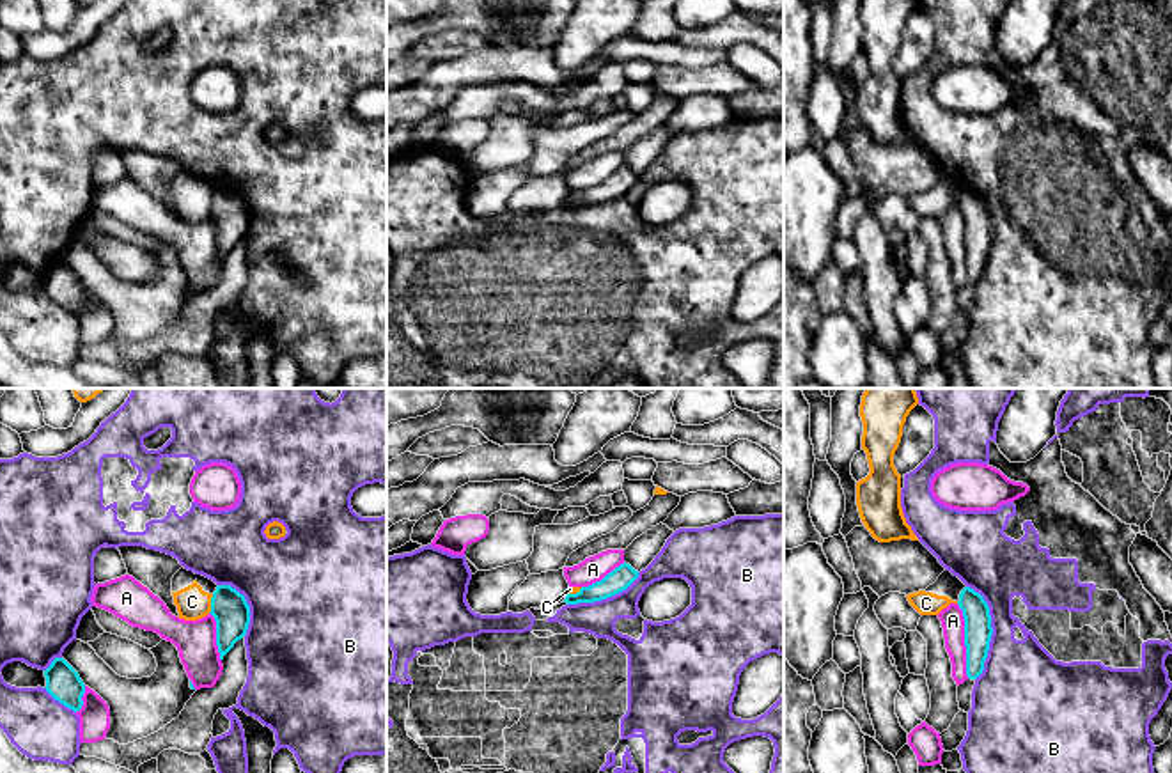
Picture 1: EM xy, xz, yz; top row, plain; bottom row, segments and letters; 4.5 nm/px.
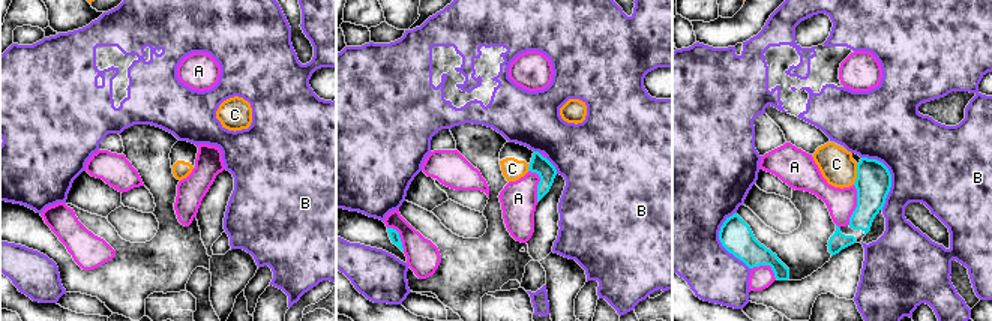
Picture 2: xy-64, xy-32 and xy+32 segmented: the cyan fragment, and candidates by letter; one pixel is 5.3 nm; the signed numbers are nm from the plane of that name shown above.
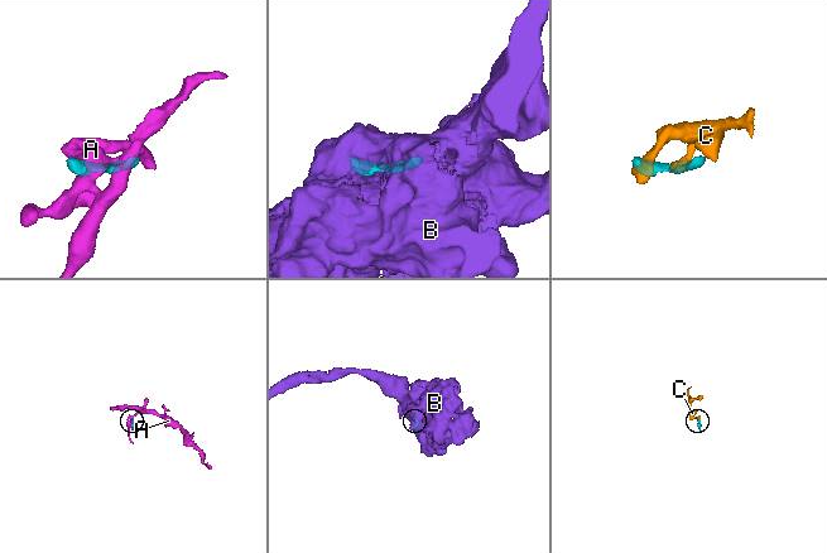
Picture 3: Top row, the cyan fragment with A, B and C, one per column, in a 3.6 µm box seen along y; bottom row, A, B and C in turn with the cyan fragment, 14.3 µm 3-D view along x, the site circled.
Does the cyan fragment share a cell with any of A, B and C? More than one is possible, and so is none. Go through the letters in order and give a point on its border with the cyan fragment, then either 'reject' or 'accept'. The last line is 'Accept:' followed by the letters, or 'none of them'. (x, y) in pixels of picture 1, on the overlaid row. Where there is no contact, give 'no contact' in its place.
A: meets cyan in yz at (965, 640); reject
B: meets cyan in yz at (992, 632); reject
C: meets cyan in xy at (211, 603); reject
Accept: none of them

